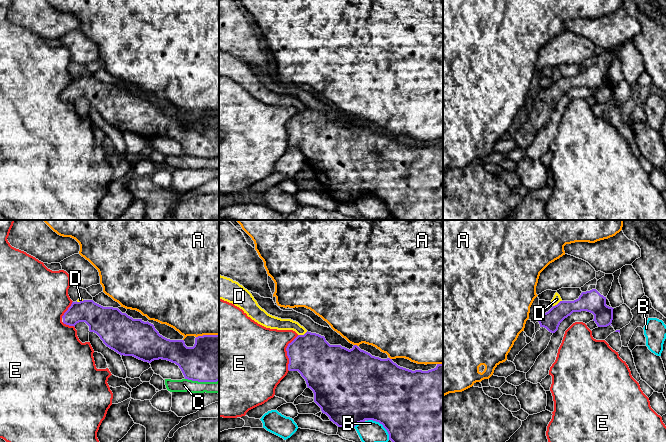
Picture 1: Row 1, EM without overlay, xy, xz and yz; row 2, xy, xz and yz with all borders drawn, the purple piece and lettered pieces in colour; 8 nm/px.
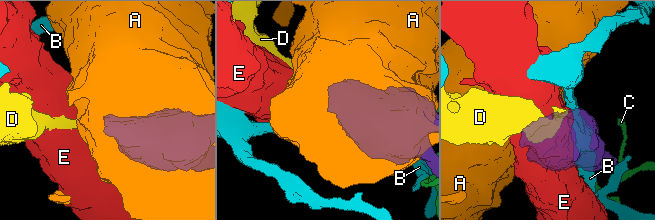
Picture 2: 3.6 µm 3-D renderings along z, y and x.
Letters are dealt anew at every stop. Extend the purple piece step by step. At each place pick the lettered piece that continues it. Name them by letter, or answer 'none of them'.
none of them

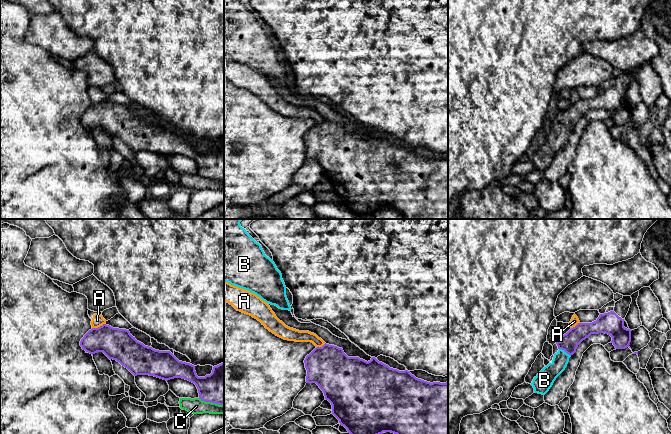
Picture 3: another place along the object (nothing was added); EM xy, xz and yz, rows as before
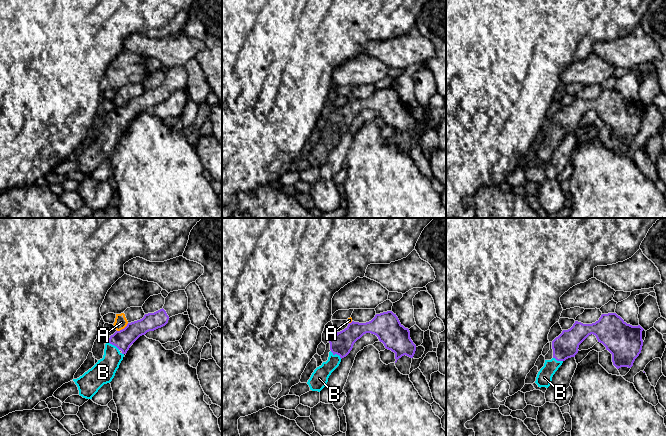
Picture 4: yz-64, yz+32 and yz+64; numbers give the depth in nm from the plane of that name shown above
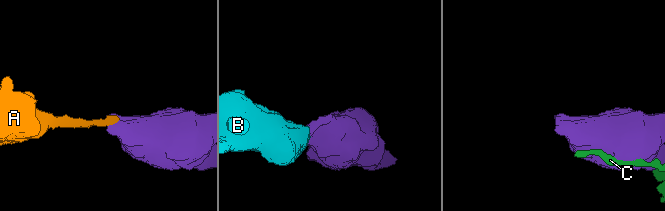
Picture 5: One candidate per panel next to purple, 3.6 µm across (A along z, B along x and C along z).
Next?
B

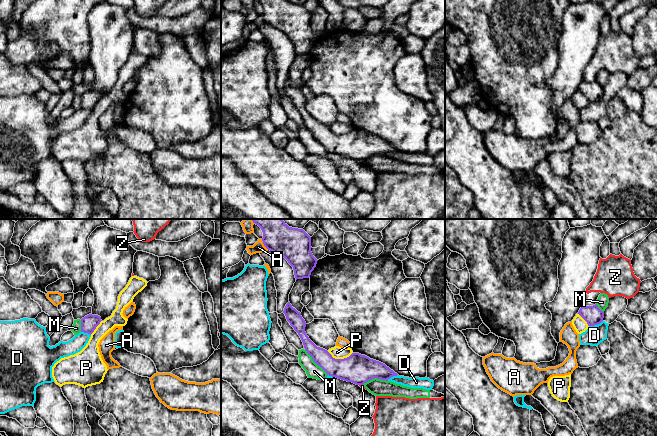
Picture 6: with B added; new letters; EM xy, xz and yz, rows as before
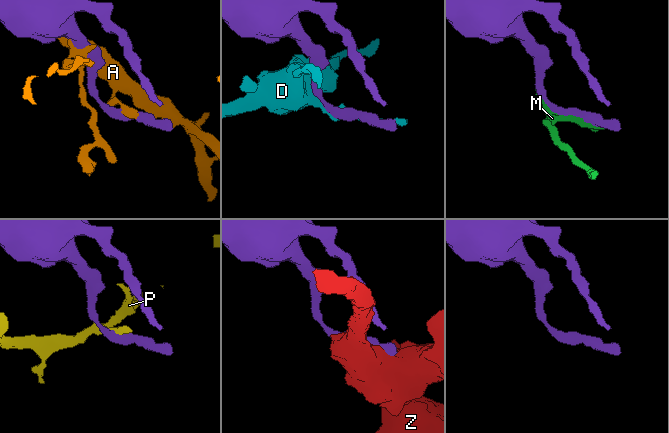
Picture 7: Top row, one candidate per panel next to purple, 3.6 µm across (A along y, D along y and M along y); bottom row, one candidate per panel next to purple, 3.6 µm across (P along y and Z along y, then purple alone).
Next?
none of them

